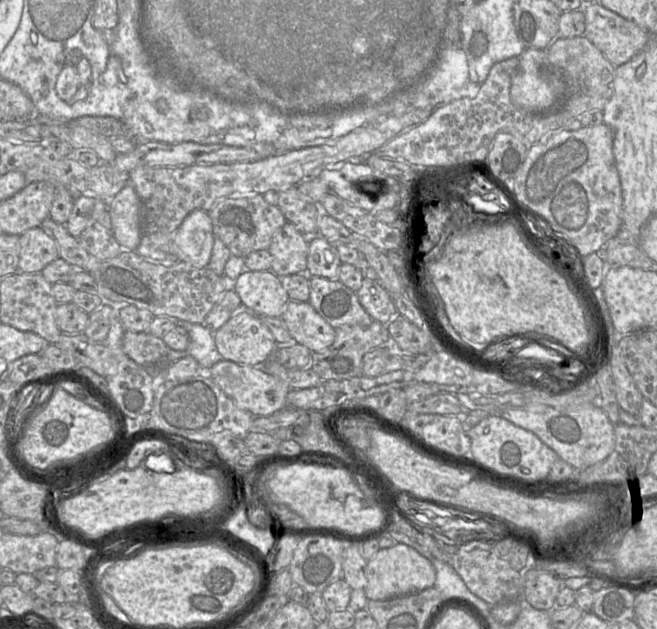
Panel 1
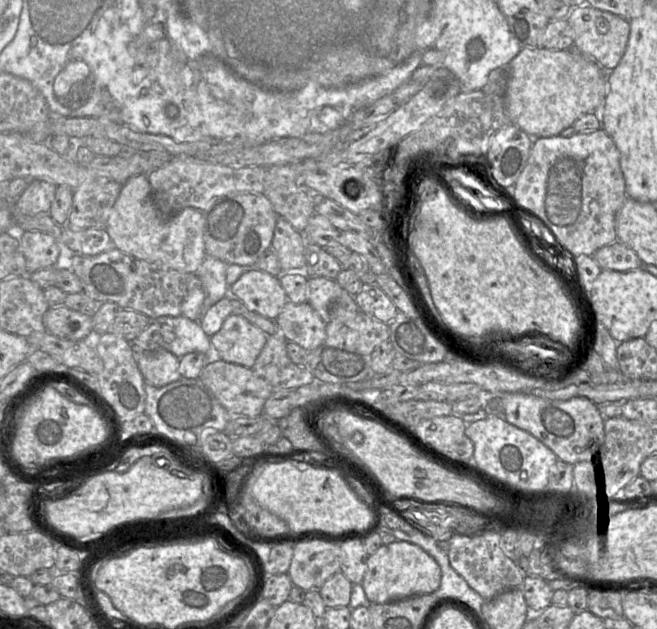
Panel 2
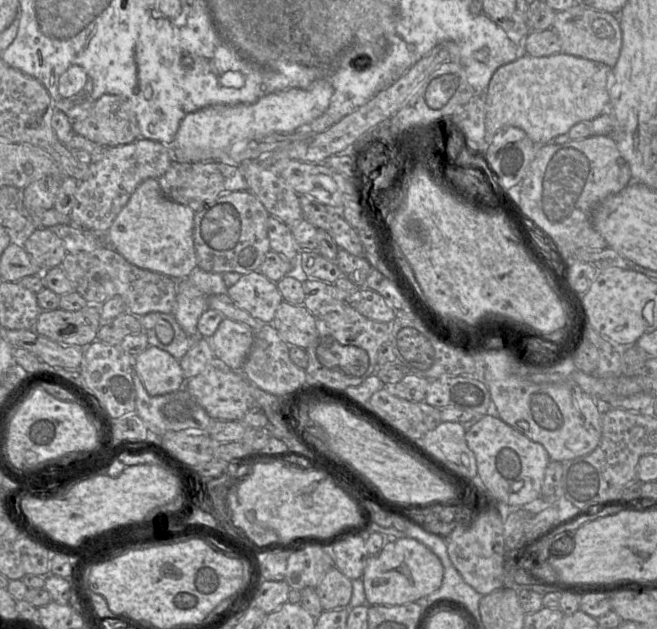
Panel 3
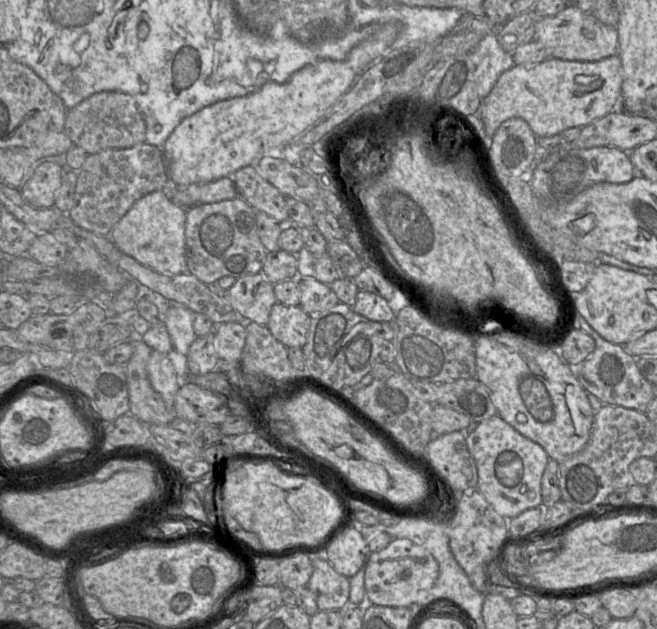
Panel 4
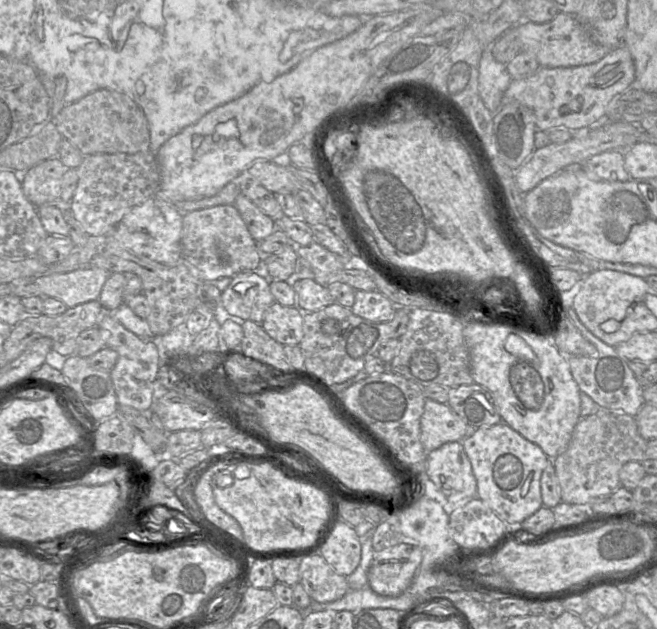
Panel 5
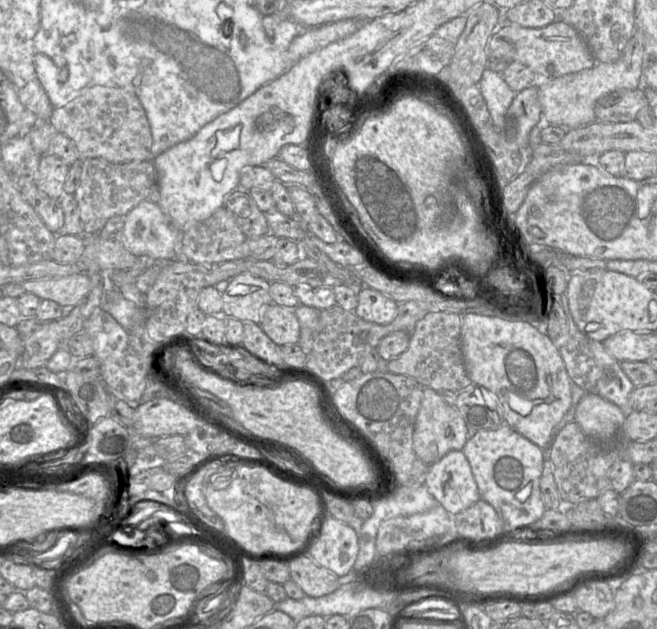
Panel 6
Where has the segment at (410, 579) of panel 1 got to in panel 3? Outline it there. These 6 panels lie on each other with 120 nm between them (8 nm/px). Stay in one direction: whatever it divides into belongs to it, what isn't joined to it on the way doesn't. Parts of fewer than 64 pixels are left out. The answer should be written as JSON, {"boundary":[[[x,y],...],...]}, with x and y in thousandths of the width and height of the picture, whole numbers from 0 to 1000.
{"boundary":[[[629,855],[591,857],[581,874],[562,884],[551,914],[560,962],[612,962],[664,941],[673,930],[676,903],[668,886]]]}

